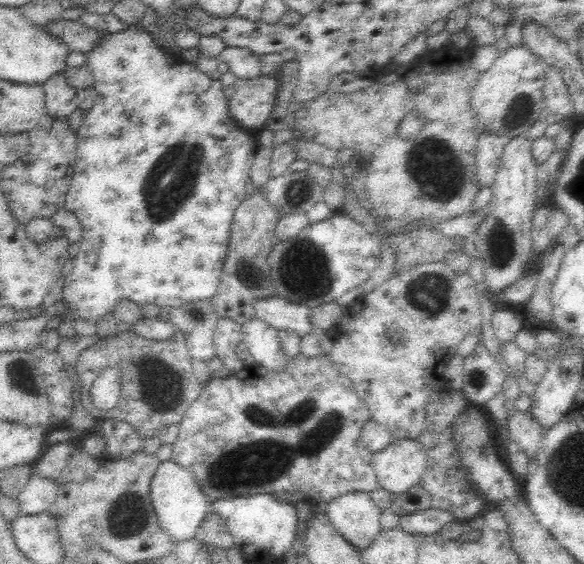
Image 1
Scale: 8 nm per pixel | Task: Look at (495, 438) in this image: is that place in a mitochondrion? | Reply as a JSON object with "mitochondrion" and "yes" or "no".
{"mitochondrion":"no"}

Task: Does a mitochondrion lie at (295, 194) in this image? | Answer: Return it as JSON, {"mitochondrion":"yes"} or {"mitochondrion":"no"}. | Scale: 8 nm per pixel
{"mitochondrion":"yes"}

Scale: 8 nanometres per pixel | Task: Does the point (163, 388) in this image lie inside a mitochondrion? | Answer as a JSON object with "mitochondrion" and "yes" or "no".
{"mitochondrion":"yes"}

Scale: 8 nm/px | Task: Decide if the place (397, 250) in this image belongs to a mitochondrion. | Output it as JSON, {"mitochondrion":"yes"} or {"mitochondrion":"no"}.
{"mitochondrion":"no"}

